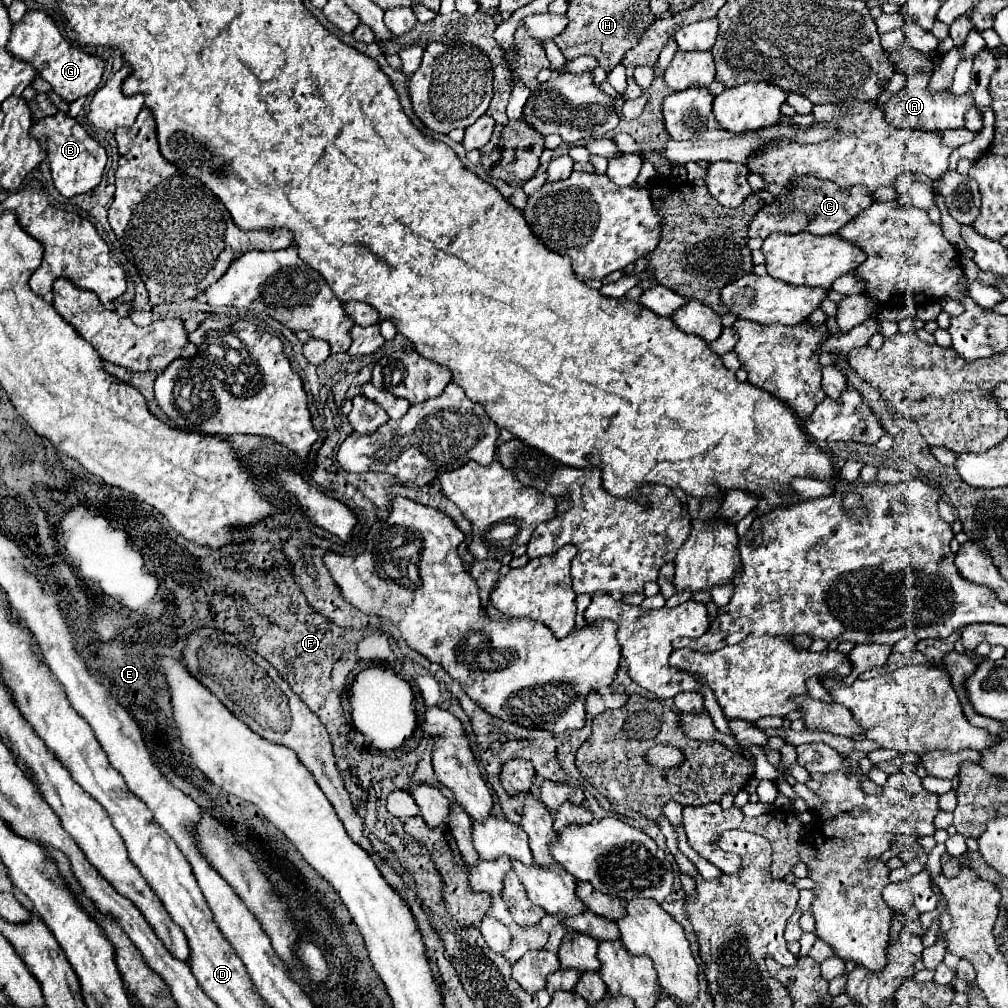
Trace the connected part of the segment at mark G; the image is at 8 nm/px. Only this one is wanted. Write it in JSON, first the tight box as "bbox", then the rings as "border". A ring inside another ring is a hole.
{"bbox":[6,11,104,103],"border":[[[26,11],[22,21],[12,25],[12,35],[6,47],[14,57],[28,61],[38,71],[38,75],[52,85],[54,93],[58,93],[68,103],[92,93],[104,73],[104,61],[100,57],[84,53],[82,49],[72,47],[60,35],[54,19],[46,11]]]}

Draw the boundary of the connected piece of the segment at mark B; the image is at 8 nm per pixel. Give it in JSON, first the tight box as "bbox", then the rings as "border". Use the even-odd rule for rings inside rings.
{"bbox":[30,113,106,199],"border":[[[64,113],[44,117],[42,121],[32,125],[30,135],[36,141],[40,141],[42,149],[48,153],[54,187],[58,189],[58,193],[62,197],[70,199],[70,197],[88,193],[100,183],[104,167],[106,167],[106,151],[84,131],[84,127],[76,119],[72,119]]]}

